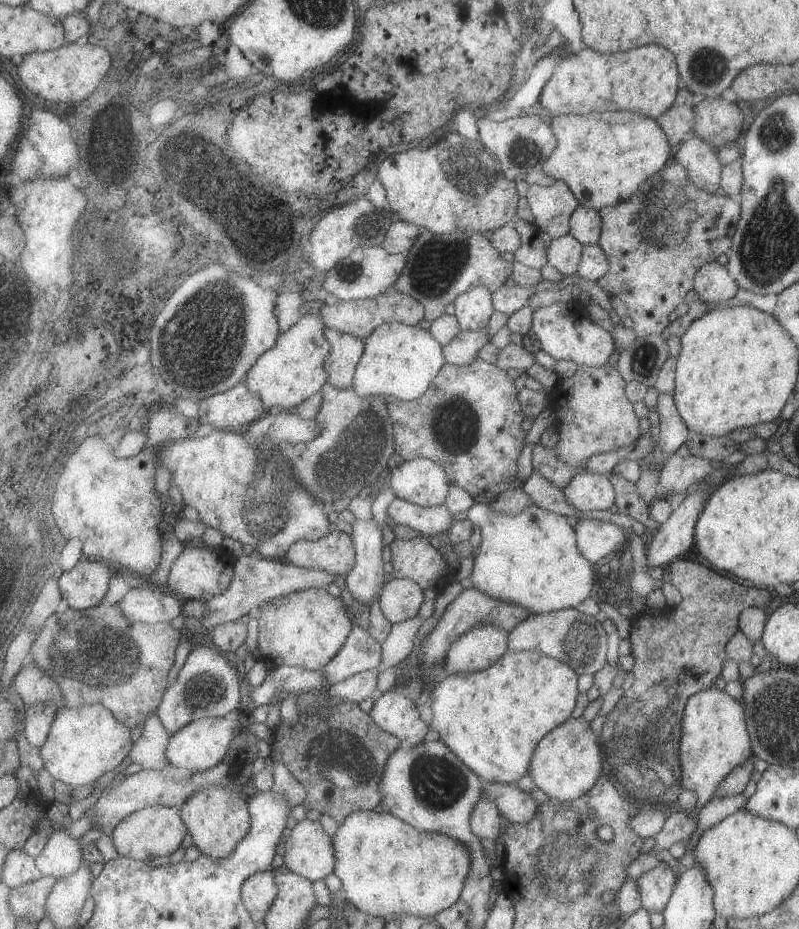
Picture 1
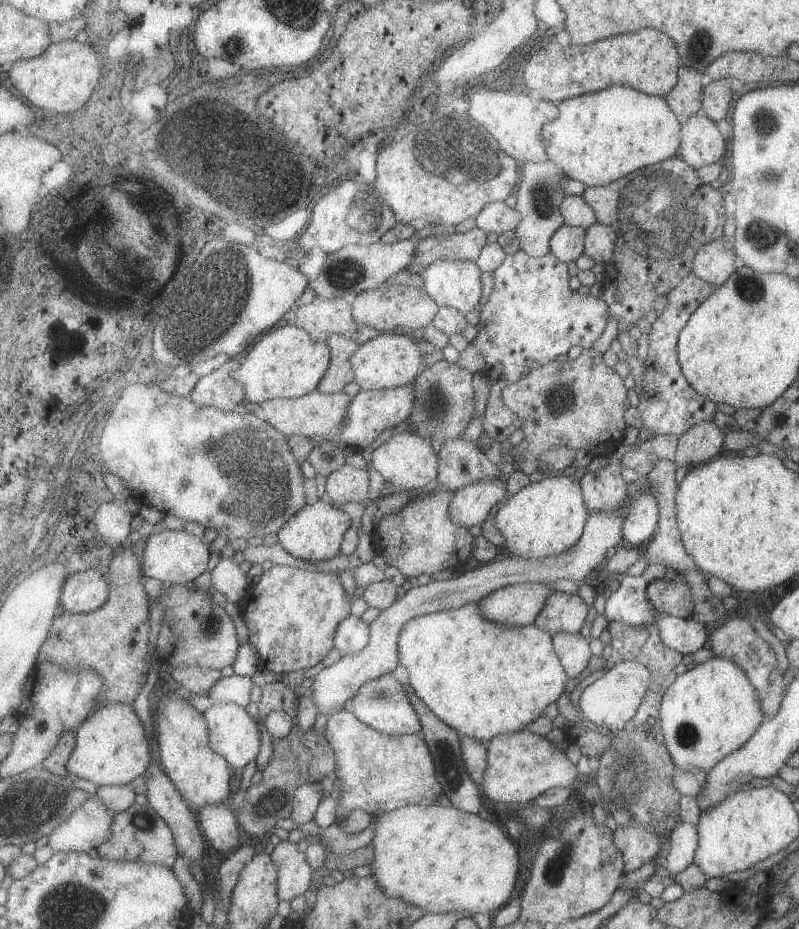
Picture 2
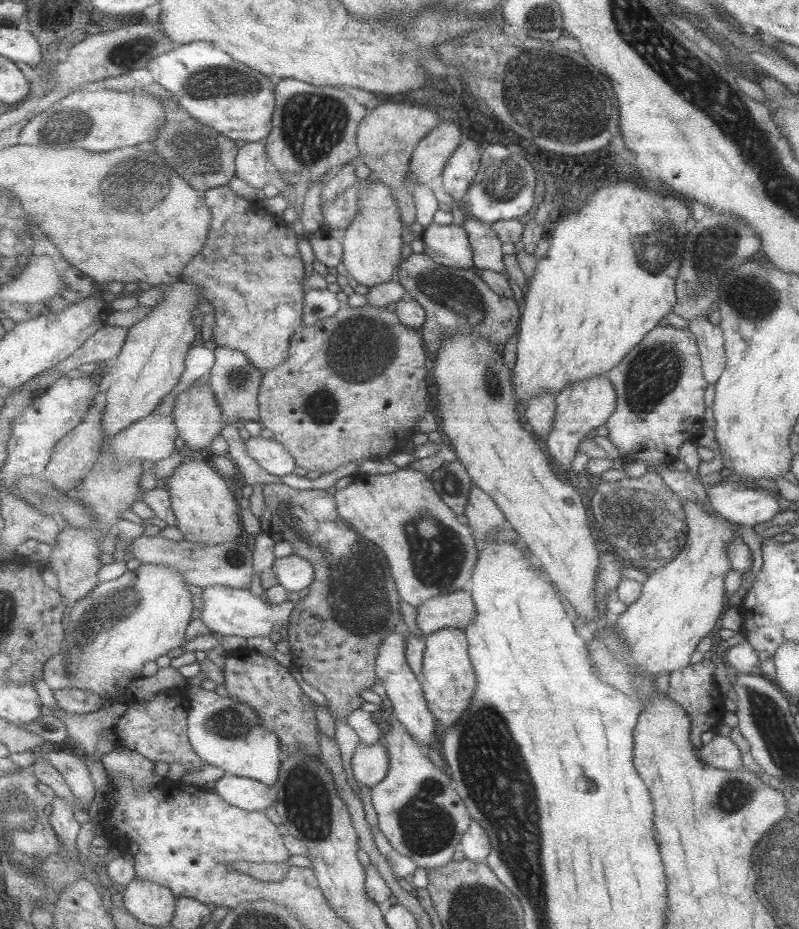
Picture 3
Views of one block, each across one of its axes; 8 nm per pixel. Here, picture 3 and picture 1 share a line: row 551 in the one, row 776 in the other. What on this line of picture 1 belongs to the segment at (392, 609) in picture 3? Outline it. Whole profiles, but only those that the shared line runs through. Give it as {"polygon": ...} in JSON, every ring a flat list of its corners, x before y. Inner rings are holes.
{"polygon":[[330,692,298,694,297,723,289,726,279,722,273,735,282,763,307,793,302,803,305,810,315,809,322,815,332,815,341,827,354,813,373,811,381,804,381,782,389,758,404,743,380,728,358,703,345,699,333,704,332,698],[327,706,330,707,328,715,321,717,318,708]]}

